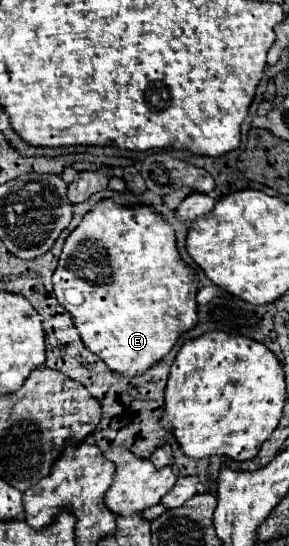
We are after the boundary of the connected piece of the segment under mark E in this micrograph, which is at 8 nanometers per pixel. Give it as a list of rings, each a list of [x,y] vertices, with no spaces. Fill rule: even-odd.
[[[111,197],[109,199],[103,199],[99,201],[85,217],[83,221],[79,223],[79,227],[65,239],[65,245],[63,245],[63,251],[61,251],[61,257],[59,257],[59,265],[53,273],[53,287],[55,287],[55,297],[57,301],[69,311],[71,319],[73,319],[73,325],[77,327],[85,347],[99,355],[107,365],[109,369],[117,371],[117,373],[123,373],[123,375],[141,375],[145,369],[149,369],[153,363],[157,363],[159,359],[163,359],[171,347],[175,345],[175,341],[179,339],[179,335],[183,331],[189,331],[191,327],[195,327],[197,323],[197,301],[195,301],[195,295],[197,295],[197,289],[199,289],[199,275],[193,267],[189,267],[181,255],[179,255],[179,249],[177,249],[177,239],[175,239],[175,229],[169,225],[169,221],[159,213],[155,211],[151,205],[135,205],[135,207],[123,207],[119,203],[115,203]]]

